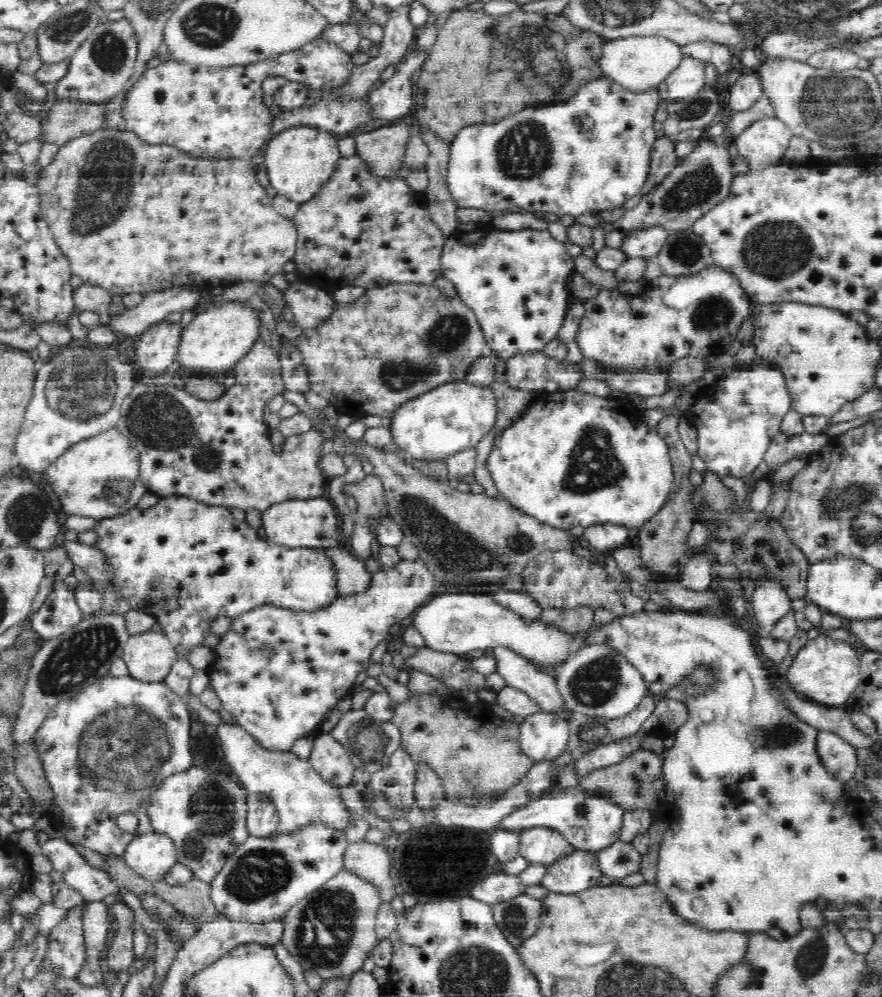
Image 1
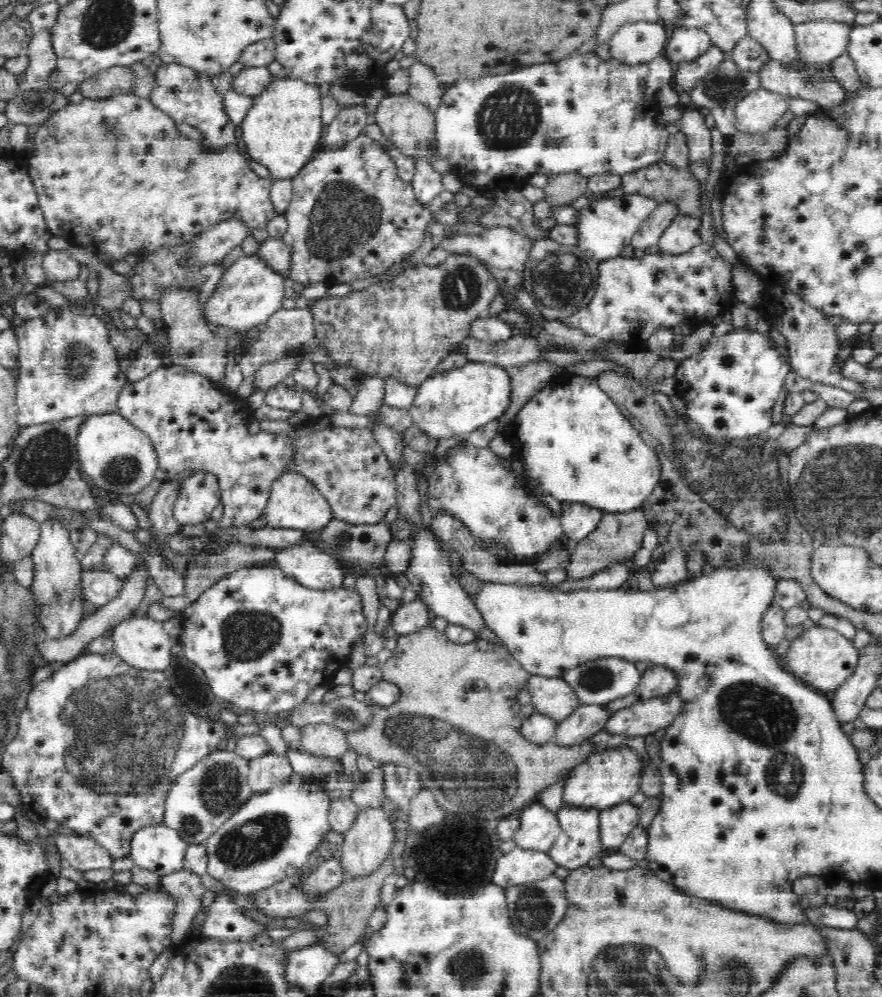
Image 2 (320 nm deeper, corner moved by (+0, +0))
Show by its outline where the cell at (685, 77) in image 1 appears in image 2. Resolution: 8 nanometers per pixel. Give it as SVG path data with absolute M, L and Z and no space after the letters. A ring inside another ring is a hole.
M680 27L669 37L664 58L671 64L681 67L698 61L698 58L708 54L712 46L713 42L706 32Z

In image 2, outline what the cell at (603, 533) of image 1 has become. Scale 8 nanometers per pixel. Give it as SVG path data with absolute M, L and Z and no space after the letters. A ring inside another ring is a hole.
M561 505L558 515L561 519L565 541L577 544L585 541L588 536L598 532L599 522L603 519L601 510L596 510L582 505Z

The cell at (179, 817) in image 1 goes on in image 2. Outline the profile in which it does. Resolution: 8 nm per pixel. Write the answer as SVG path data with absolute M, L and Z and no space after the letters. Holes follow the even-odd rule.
M224 746L202 758L170 785L163 825L174 830L186 846L204 845L253 798L247 782L249 766L235 751L230 752Z

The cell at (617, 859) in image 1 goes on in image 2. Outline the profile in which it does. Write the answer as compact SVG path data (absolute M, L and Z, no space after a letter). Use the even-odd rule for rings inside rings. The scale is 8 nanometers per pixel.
M631 804L599 814L601 847L604 854L620 852L630 833L639 825L639 818L638 808Z

